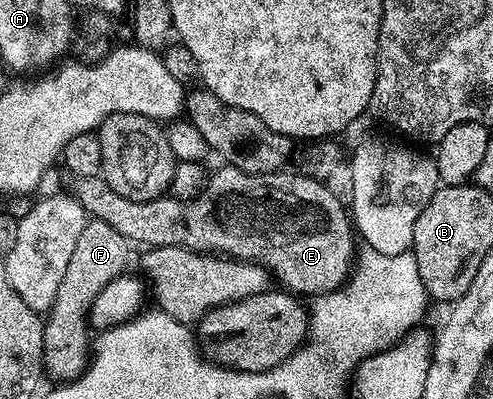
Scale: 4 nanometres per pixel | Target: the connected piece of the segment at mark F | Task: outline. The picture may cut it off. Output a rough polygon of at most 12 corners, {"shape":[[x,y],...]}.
{"shape":[[91,218],[43,324],[43,364],[89,364],[91,303],[123,276],[130,243]]}

